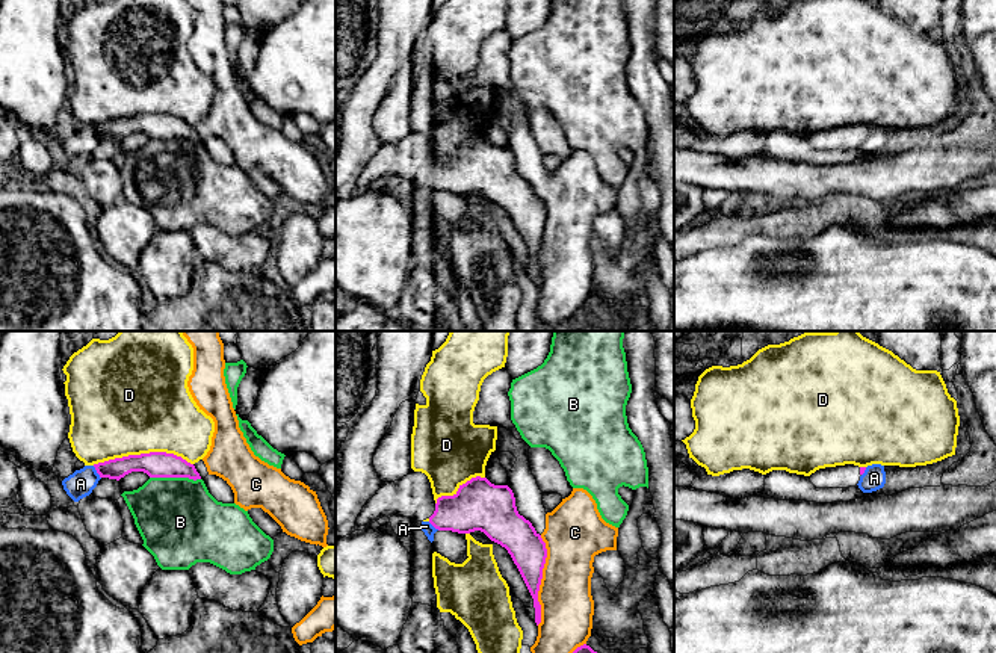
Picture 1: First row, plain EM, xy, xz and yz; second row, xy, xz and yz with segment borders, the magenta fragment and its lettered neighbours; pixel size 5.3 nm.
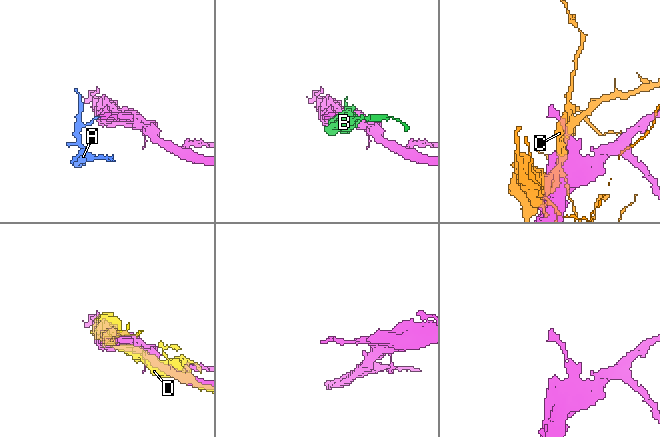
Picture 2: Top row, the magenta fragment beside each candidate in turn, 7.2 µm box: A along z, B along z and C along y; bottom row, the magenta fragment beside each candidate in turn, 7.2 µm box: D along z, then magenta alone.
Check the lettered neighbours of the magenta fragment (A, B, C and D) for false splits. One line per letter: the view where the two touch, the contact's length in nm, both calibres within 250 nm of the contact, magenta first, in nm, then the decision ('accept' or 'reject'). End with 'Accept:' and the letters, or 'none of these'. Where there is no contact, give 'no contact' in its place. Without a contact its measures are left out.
A: contact in xy; length 80 nm; calibres 110 and 140 nm; reject
B: contact in xy; length 280 nm; calibres 140 and 440 nm; reject
C: contact in xz; length 480 nm; calibres 190 and 280 nm; reject
D: contact in xy; length 550 nm; calibres 140 and 500 nm; reject
Accept: none of these

